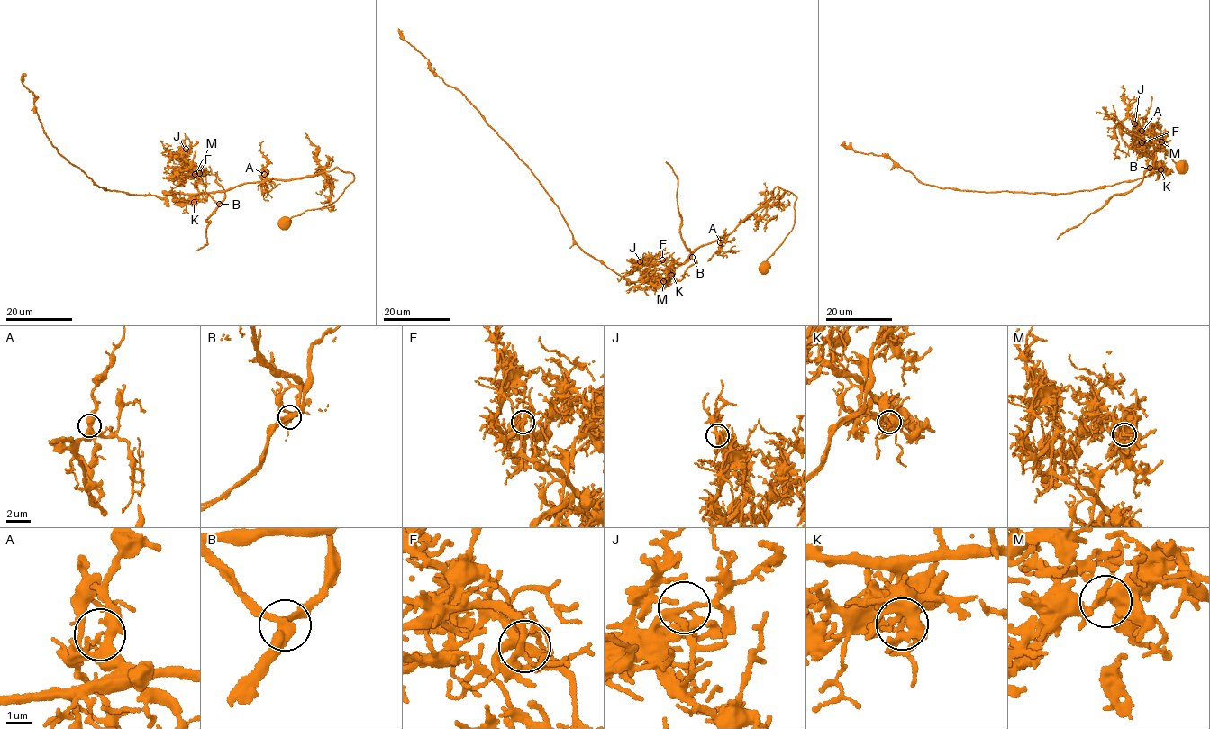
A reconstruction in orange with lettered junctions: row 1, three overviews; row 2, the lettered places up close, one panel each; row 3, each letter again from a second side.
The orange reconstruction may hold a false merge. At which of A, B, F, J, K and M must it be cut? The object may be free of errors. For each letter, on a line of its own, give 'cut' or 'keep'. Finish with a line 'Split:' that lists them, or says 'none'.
A: keep
B: keep
F: keep
J: keep
K: cut
M: keep
Split: K

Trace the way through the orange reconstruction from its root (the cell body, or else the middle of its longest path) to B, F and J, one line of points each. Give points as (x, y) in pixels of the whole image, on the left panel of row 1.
B: (284, 223), (334, 202), (353, 180), (351, 172), (336, 167), (288, 179), (248, 182), (209, 194), (219, 204)
F: (284, 223), (334, 202), (353, 180), (351, 172), (336, 167), (209, 193), (200, 172)
J: (284, 223), (334, 202), (353, 180), (351, 172), (336, 167), (205, 193), (206, 178), (195, 175), (186, 149)

